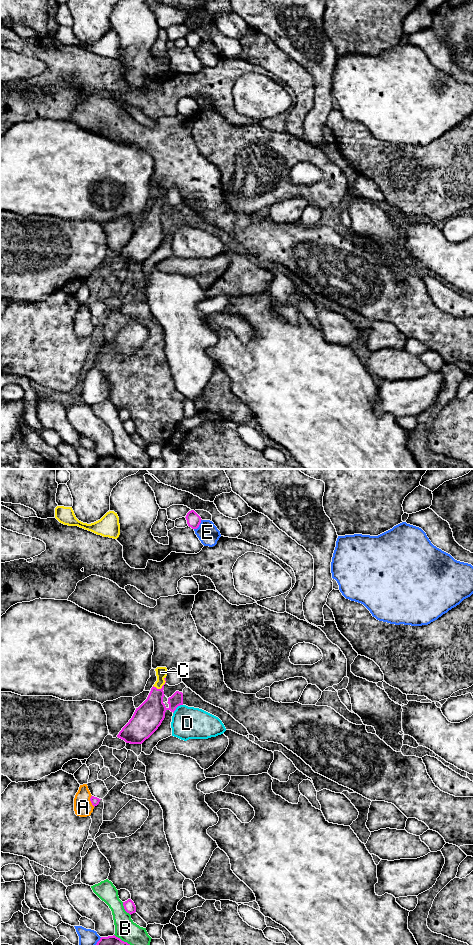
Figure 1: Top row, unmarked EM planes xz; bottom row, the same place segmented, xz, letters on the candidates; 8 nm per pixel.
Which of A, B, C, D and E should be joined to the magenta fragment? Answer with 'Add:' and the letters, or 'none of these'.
Add: C

